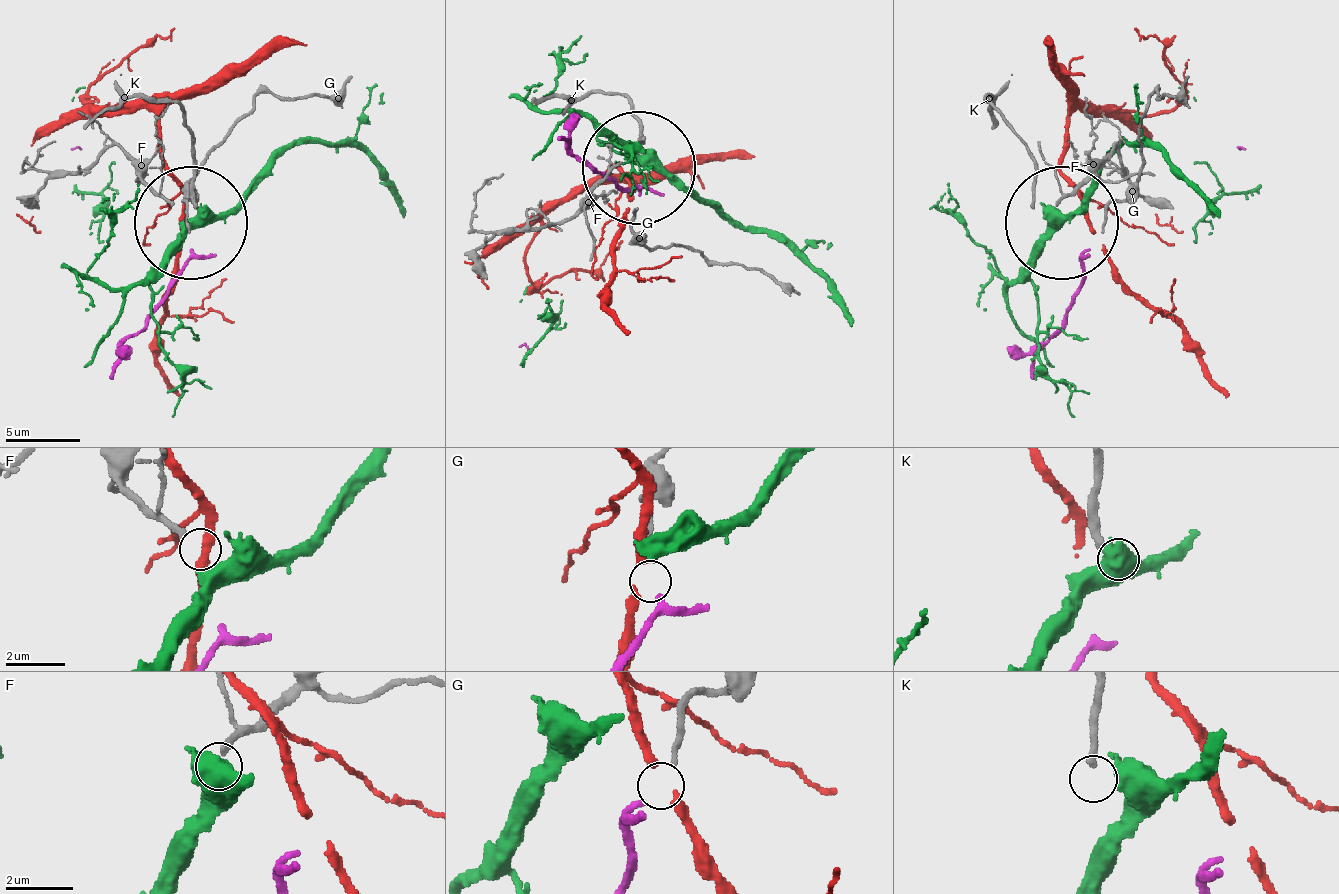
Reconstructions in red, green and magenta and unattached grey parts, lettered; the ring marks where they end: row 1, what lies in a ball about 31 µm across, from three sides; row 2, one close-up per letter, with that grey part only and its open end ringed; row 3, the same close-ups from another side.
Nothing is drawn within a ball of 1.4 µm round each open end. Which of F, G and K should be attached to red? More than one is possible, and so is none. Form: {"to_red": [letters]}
{"to_red": []}

